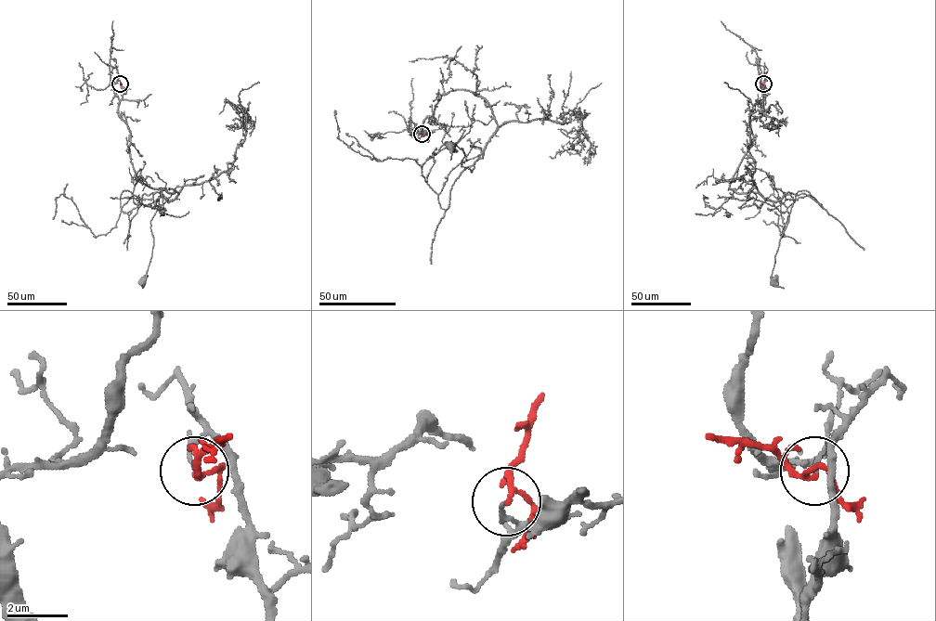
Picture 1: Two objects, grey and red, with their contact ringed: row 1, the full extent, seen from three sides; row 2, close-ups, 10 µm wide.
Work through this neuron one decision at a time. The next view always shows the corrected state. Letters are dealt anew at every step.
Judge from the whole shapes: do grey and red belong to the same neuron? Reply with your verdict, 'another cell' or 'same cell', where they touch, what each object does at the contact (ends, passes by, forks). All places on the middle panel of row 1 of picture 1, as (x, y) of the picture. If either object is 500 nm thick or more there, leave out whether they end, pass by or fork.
another cell; at (422, 134); grey passes by; red passes by

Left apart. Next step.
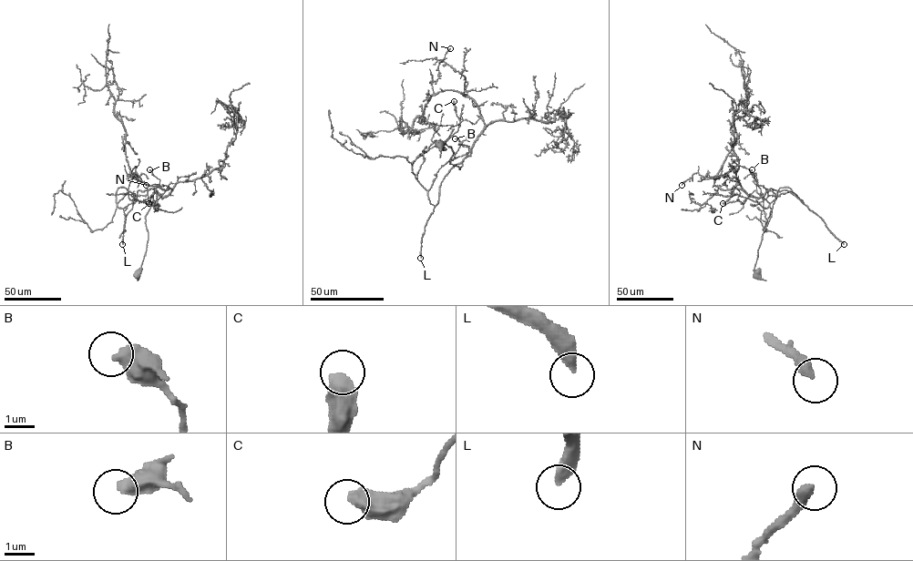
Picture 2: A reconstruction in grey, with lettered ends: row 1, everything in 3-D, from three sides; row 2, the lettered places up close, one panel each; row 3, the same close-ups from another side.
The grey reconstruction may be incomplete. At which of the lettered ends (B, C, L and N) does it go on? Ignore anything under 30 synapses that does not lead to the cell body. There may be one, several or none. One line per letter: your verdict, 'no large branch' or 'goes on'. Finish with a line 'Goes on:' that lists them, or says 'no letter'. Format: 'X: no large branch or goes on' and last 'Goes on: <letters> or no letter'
B: no large branch
C: no large branch
L: goes on
N: no large branch
Goes on: L

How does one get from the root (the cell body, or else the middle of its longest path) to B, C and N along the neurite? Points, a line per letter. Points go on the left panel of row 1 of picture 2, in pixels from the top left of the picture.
B: (137, 275), (157, 191), (138, 189), (134, 203), (128, 192), (146, 195), (159, 186), (149, 169)
C: (137, 275), (157, 191), (138, 189), (133, 203), (125, 188), (117, 190), (119, 208), (152, 194), (148, 203)
N: (137, 275), (147, 249), (145, 217), (152, 193), (162, 198), (171, 190), (131, 177), (136, 172), (146, 185)

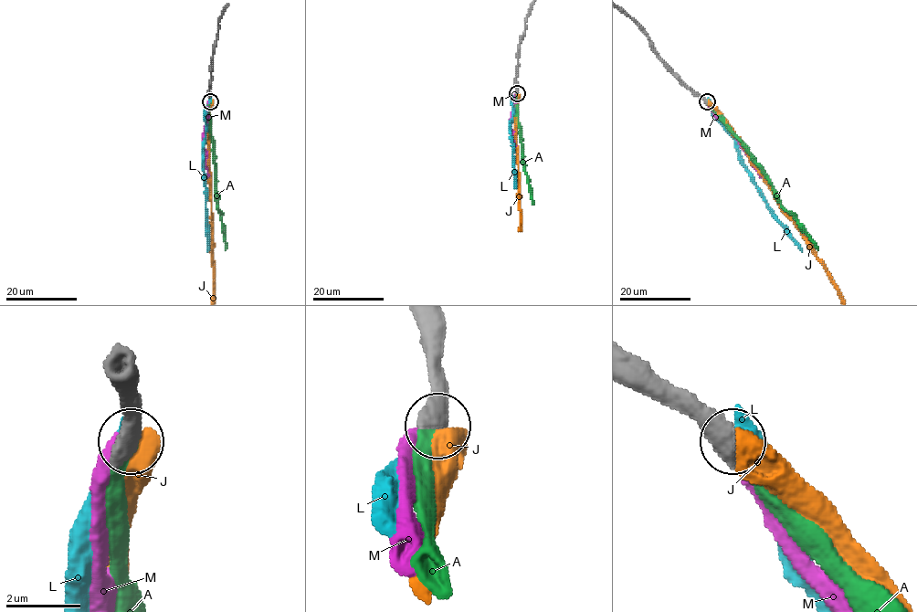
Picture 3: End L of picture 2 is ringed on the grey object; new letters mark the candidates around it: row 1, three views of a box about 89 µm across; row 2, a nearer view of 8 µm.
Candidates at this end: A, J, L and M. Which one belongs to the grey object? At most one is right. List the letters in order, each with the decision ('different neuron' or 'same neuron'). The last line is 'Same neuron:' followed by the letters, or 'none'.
A: same neuron
J: different neuron
L: different neuron
M: different neuron
Same neuron: A

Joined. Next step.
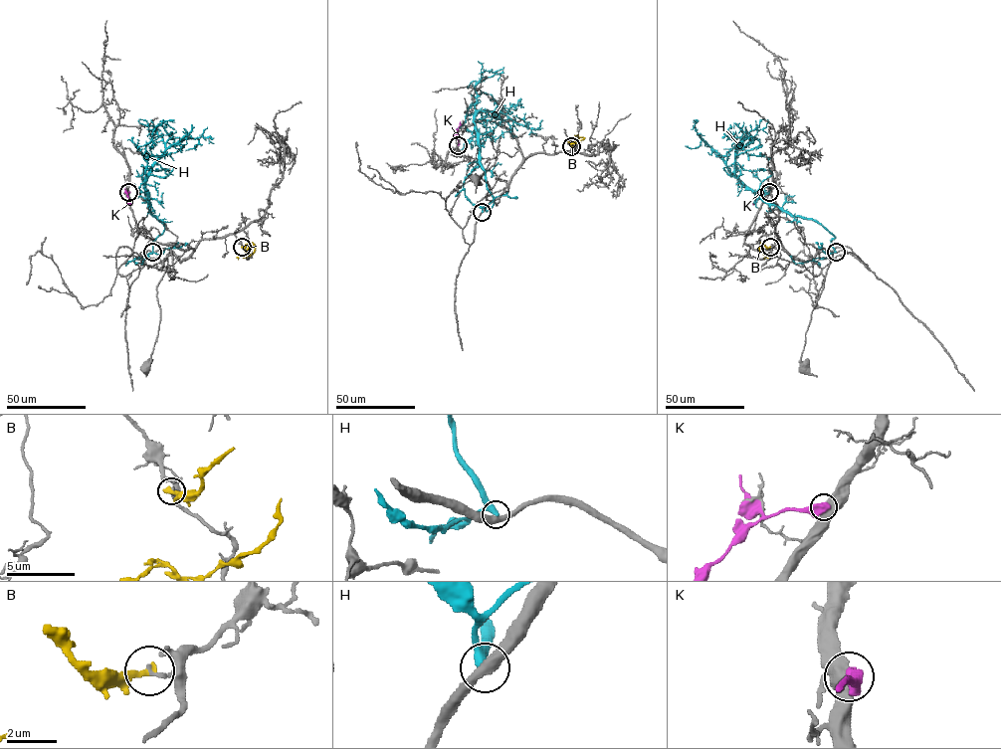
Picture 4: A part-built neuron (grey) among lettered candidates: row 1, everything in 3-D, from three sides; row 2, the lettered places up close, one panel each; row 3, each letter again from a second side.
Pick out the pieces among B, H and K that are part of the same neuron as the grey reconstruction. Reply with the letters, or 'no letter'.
no letter

